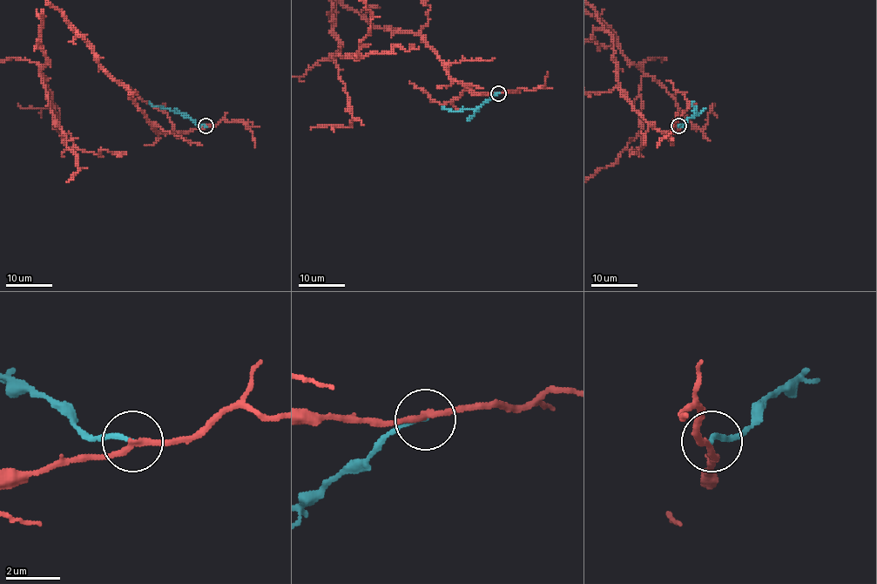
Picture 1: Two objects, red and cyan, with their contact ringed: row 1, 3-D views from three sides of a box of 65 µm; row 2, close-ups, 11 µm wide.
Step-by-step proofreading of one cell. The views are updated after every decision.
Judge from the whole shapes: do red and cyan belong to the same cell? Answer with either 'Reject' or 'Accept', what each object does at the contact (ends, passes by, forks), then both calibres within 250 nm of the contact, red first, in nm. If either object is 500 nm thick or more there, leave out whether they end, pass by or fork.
Reject. At the ring red passes by. At the ring cyan ends. Thickness 200 nm (red) against 180 nm

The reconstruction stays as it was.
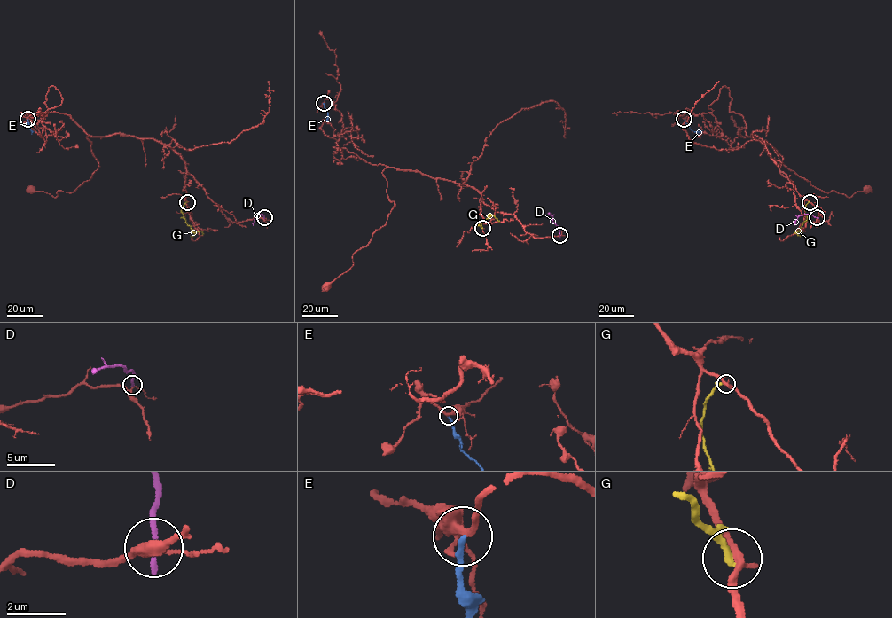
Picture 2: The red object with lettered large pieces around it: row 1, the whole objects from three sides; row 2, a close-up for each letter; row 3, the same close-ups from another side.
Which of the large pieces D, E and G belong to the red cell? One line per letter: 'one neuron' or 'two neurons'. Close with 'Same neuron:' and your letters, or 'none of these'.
D: two neurons
E: two neurons
G: two neurons
Same neuron: none of these

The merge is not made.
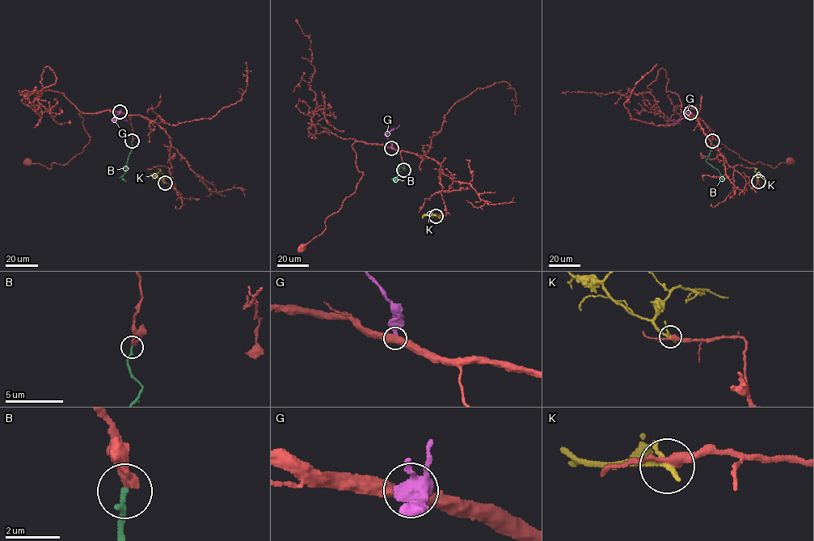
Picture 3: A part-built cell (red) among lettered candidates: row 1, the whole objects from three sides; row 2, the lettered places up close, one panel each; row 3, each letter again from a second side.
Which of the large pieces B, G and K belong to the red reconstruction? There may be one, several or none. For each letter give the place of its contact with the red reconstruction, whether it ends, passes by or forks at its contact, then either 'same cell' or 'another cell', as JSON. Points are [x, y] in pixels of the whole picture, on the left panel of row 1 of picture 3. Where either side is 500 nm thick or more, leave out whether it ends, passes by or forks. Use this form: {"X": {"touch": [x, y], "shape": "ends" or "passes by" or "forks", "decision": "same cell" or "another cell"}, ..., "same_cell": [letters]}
{"B": {"touch": [132, 141], "shape": "ends", "decision": "same cell"}, "G": {"touch": [120, 112], "decision": "another cell"}, "K": {"touch": [165, 183], "shape": "passes by", "decision": "another cell"}, "same_cell": ["B"]}

